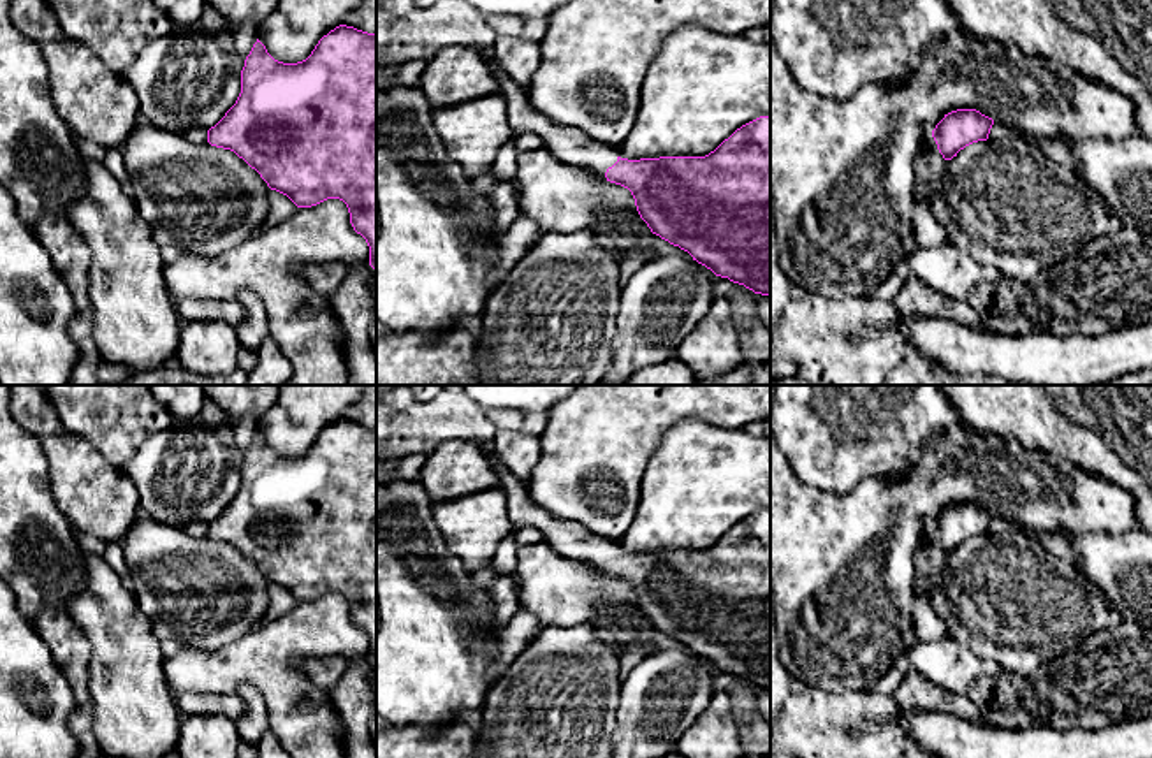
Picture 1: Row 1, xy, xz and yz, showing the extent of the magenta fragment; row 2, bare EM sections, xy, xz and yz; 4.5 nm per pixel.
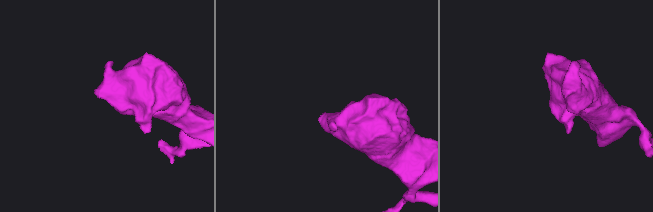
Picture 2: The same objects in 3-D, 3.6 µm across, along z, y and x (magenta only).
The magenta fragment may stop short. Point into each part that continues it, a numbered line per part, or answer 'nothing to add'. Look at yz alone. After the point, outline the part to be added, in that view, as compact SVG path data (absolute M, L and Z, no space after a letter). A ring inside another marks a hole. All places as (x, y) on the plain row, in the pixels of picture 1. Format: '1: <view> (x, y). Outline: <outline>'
nothing to add

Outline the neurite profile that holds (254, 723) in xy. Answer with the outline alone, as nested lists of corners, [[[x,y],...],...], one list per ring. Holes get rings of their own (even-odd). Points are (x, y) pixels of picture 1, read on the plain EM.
[[[246,688],[241,693],[244,700],[244,714],[236,721],[236,728],[243,744],[257,744],[262,735],[271,730],[269,711],[257,689]]]

